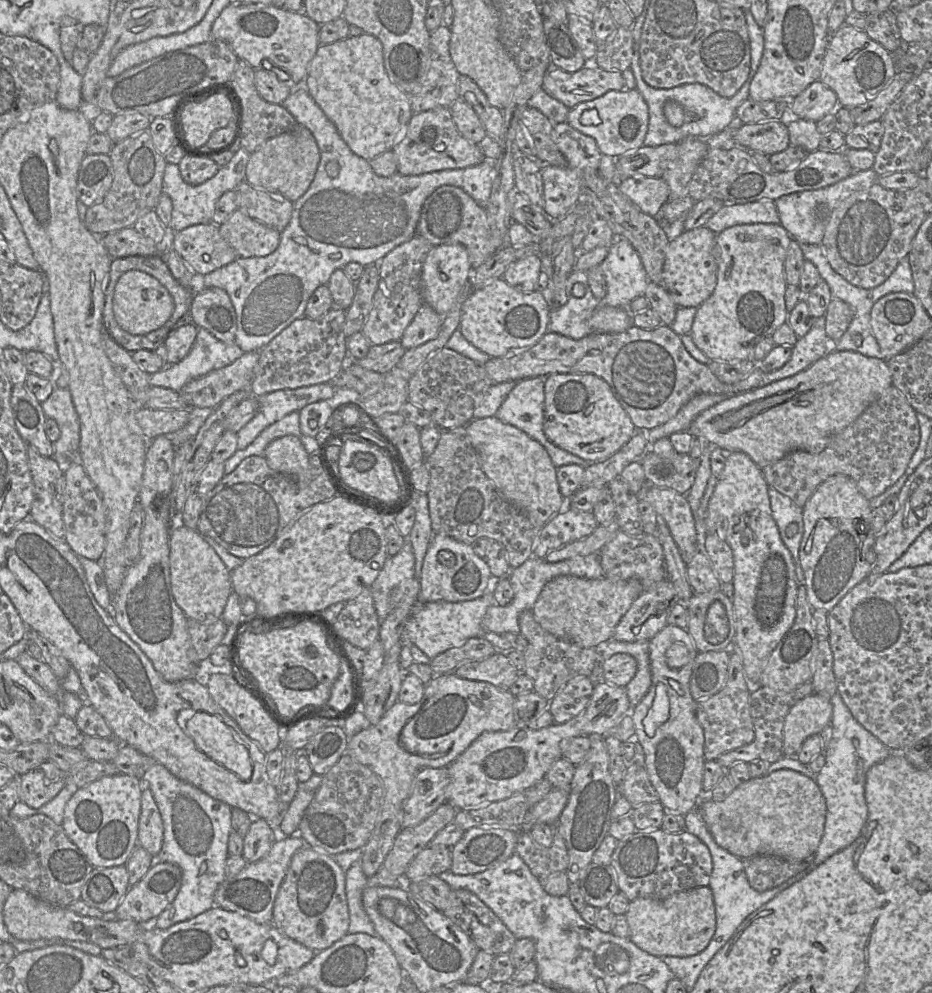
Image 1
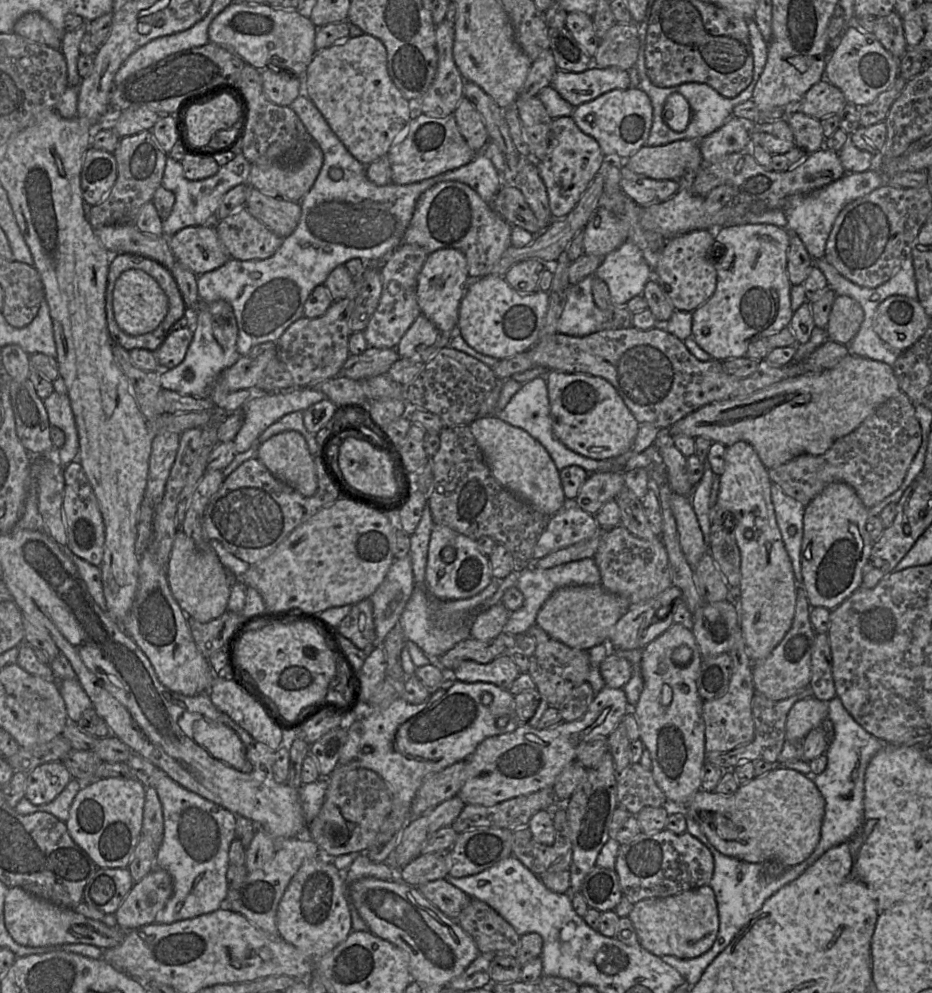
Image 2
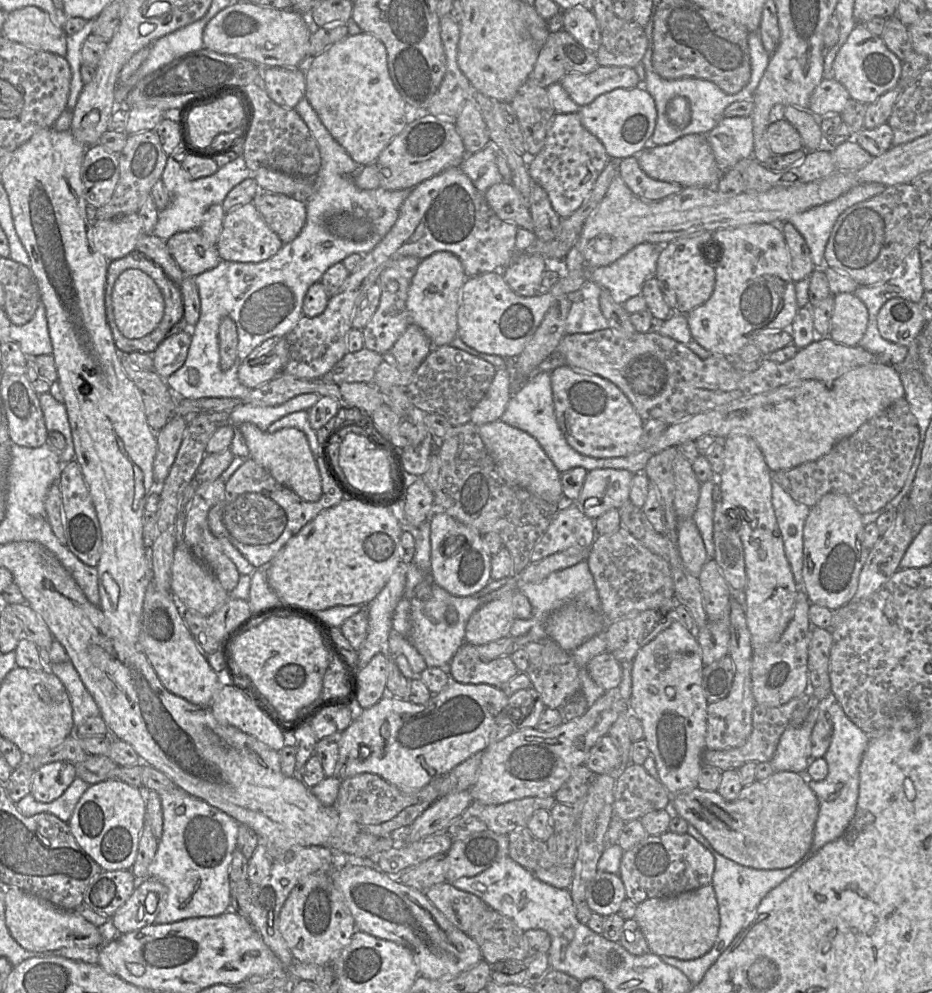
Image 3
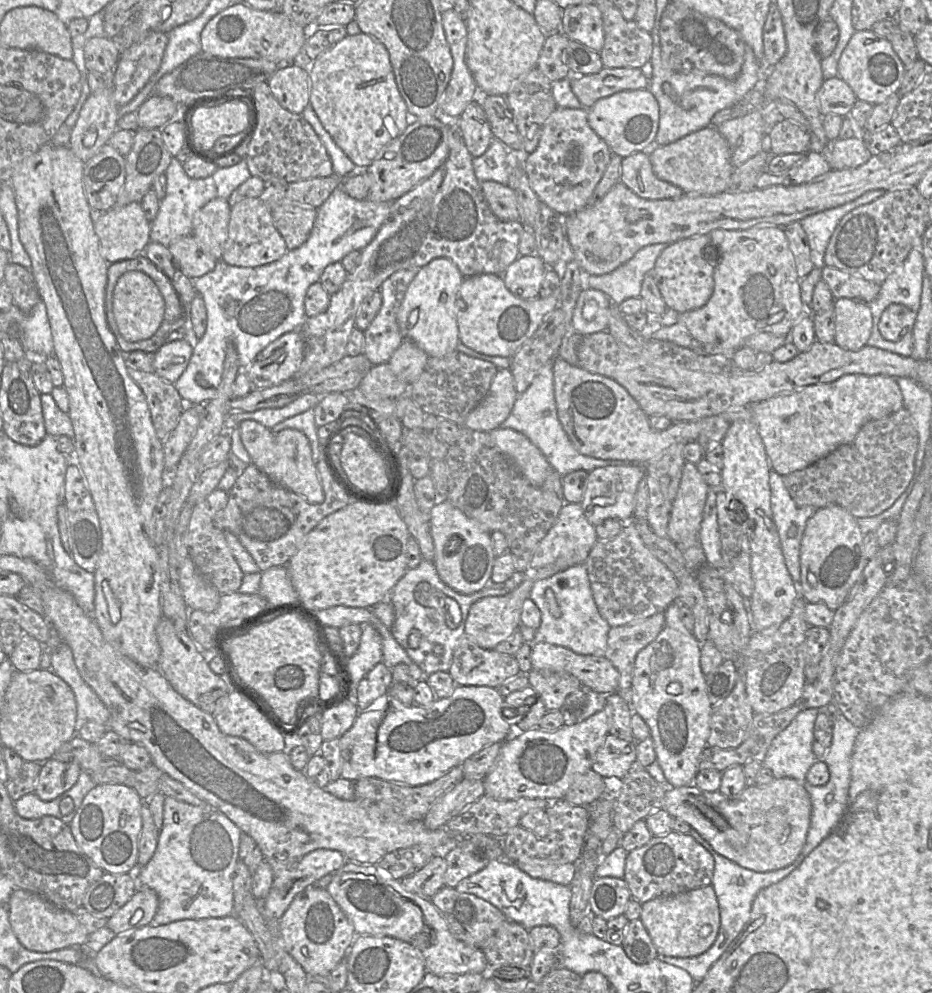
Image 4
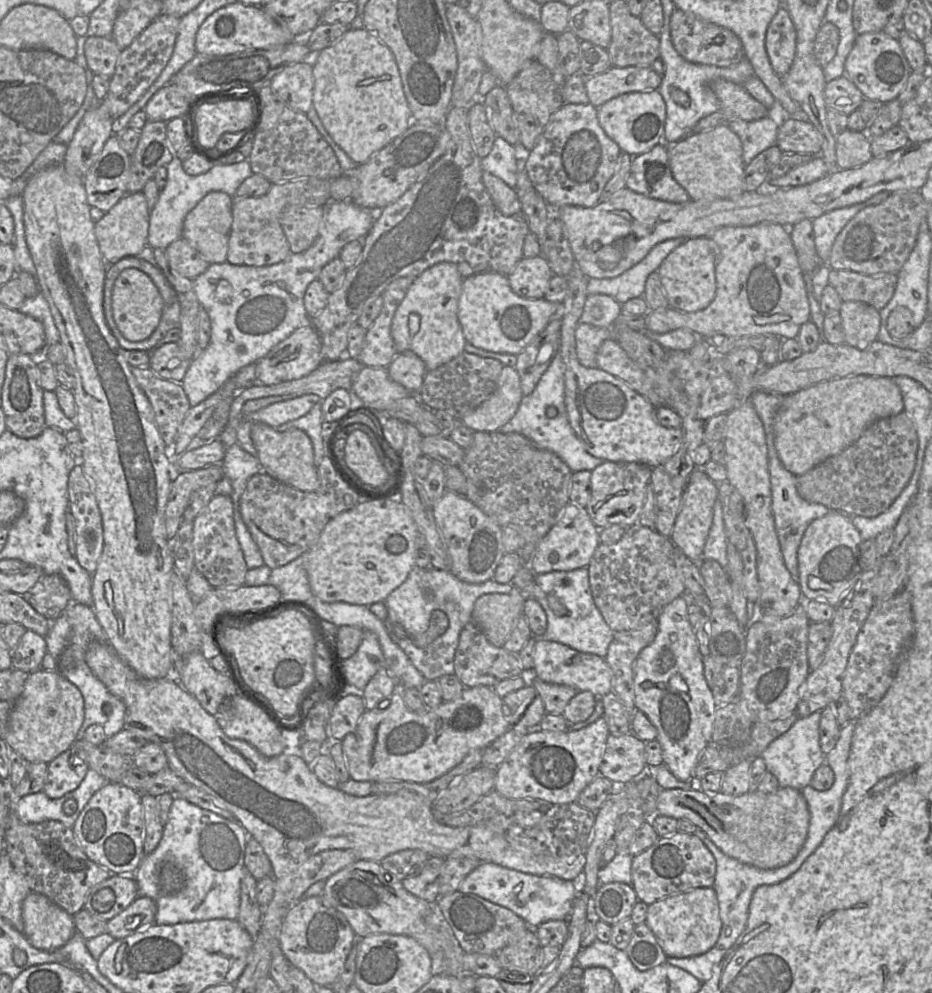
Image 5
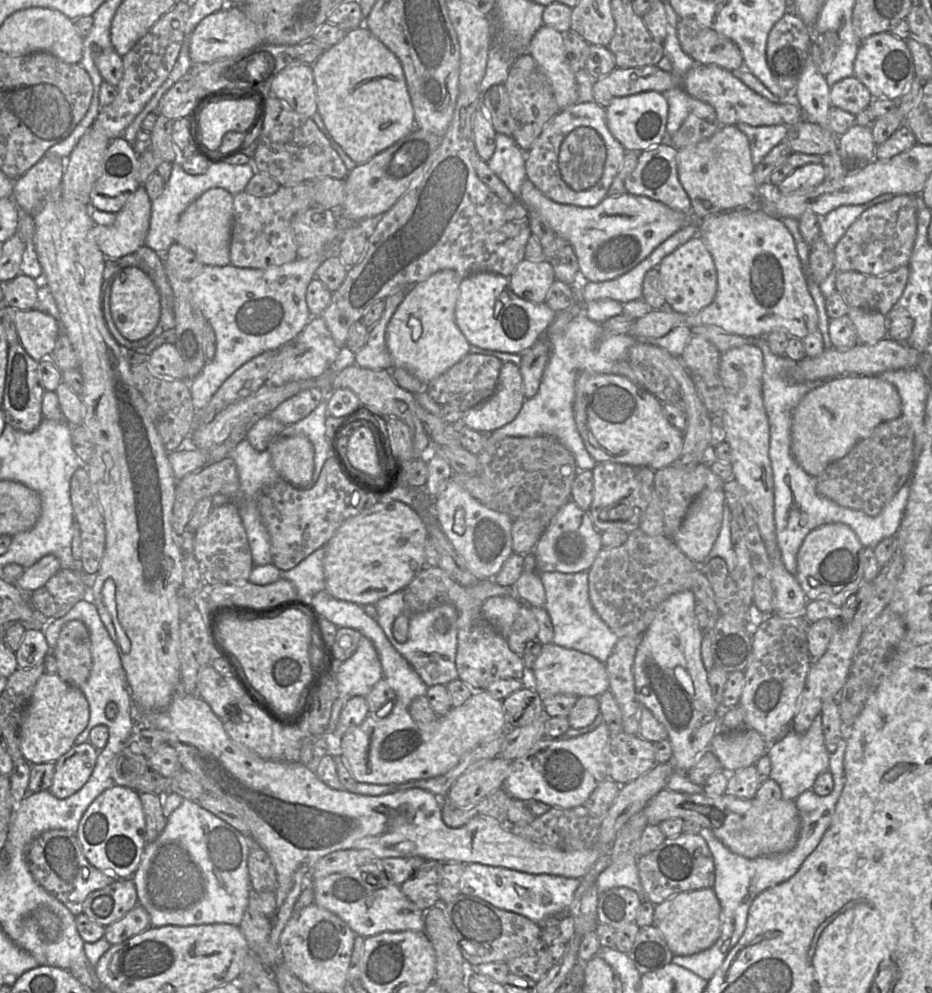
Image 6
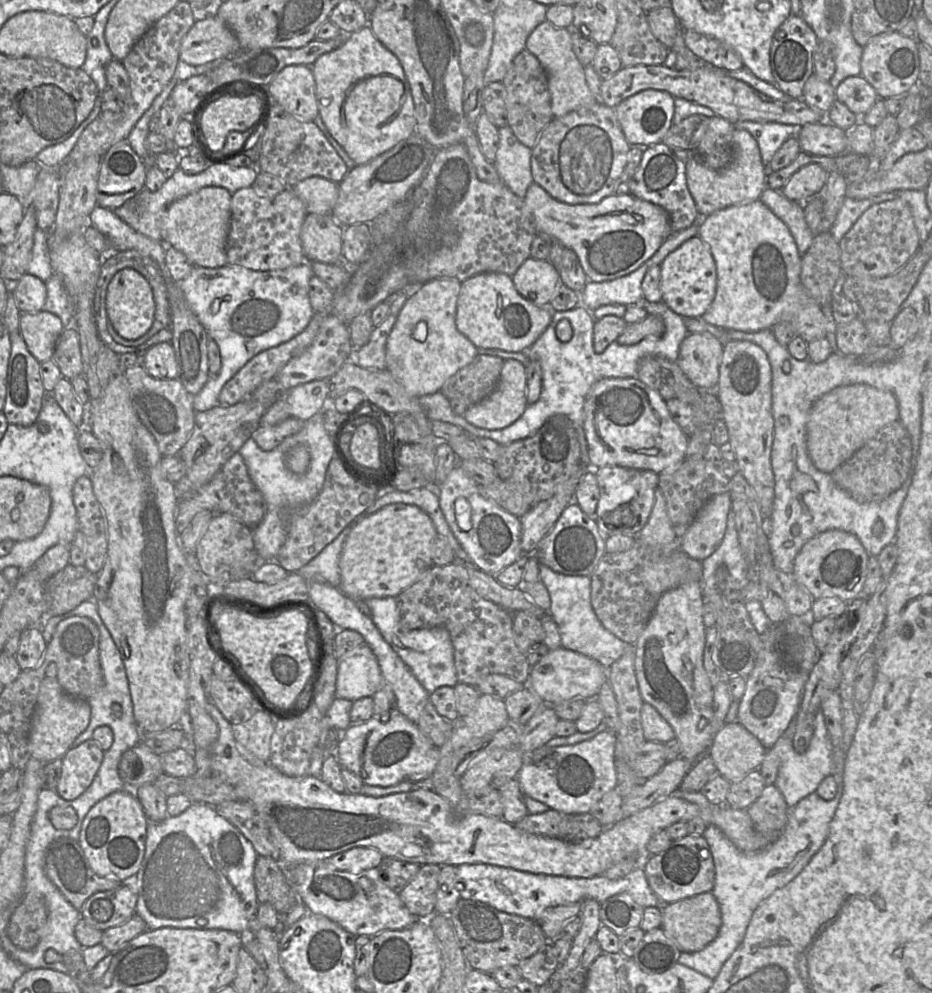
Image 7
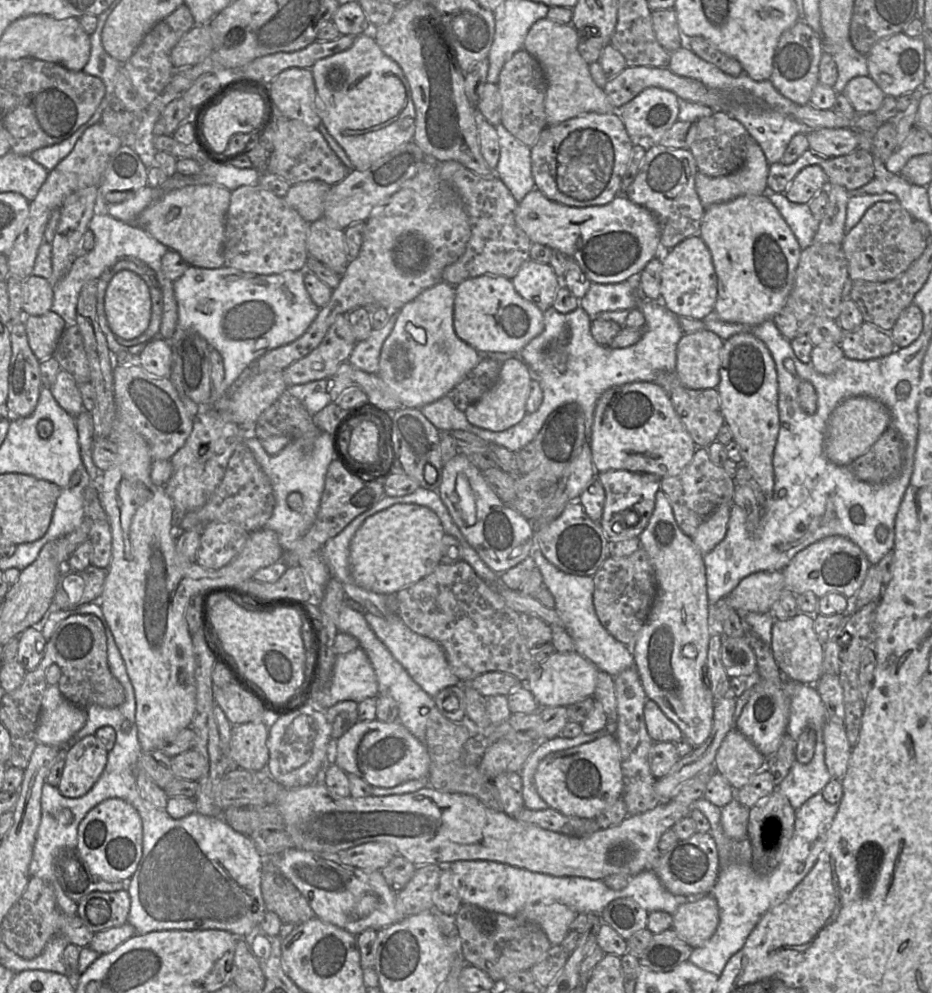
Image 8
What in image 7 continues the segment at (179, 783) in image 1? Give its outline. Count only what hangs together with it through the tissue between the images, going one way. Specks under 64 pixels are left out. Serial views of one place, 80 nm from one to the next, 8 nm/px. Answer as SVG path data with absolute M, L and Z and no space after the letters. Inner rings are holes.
M193 802L185 811L183 811L181 814L177 816L167 816L165 819L159 822L154 821L148 821L147 824L147 831L146 831L146 842L145 842L145 852L144 857L140 866L140 869L138 870L137 874L134 876L134 878L129 882L123 882L123 883L129 883L136 889L137 892L137 904L136 904L136 911L135 913L139 915L146 923L147 929L155 930L163 927L174 927L174 928L193 928L193 929L223 929L223 930L230 930L233 932L236 932L240 934L252 921L252 919L257 918L257 910L259 906L259 901L257 898L257 892L256 892L256 886L254 882L254 867L257 860L258 854L255 851L253 845L251 842L240 832L240 830L231 824L228 820L226 820L224 817L219 815L215 808L206 804L206 803L196 803Z

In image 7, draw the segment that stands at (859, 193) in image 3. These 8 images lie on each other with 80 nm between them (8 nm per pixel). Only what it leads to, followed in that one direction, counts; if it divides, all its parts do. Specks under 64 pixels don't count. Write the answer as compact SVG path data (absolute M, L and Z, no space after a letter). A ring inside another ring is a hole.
M891 192L881 193L862 200L846 197L834 222L828 229L829 233L834 240L839 242L870 206L876 203L893 200L896 197L895 193Z

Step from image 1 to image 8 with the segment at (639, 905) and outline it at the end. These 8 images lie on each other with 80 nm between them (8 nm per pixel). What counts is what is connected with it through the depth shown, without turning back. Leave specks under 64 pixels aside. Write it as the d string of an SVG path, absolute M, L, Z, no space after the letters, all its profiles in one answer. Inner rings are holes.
M712 894L680 905L672 914L672 929L692 948L709 940L719 924L719 908Z

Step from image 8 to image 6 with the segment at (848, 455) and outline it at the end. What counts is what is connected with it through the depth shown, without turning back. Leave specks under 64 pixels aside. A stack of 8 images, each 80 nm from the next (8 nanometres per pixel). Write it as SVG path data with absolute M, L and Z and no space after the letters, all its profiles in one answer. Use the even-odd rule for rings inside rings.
M849 375L826 380L808 392L792 412L791 451L800 467L810 476L820 475L826 467L843 458L881 423L901 416L901 398L897 389L878 376Z

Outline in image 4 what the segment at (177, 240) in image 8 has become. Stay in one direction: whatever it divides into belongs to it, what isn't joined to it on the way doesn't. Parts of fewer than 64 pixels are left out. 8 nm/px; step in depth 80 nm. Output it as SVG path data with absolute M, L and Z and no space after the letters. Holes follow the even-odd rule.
M215 198L203 206L193 218L192 236L204 252L216 261L222 260L228 236L231 206L228 200Z

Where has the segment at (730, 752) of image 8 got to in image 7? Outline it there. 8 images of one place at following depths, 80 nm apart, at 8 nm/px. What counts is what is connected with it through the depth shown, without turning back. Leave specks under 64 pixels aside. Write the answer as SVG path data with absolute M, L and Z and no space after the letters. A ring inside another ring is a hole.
M739 722L725 723L714 735L707 753L712 757L717 771L730 783L742 781L750 772L759 770L768 750Z

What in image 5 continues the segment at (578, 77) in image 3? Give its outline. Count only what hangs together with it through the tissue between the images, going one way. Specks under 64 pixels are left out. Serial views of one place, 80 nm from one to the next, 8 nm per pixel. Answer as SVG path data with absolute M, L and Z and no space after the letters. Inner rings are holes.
M614 67L605 72L586 77L585 89L589 103L598 108L610 99L630 92L657 90L662 75L651 67Z

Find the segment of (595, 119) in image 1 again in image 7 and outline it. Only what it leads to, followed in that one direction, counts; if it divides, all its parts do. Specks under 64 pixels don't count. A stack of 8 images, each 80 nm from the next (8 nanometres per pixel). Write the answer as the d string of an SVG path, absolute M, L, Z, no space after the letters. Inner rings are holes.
M640 91L614 107L622 133L631 146L661 142L672 125L674 97L666 91Z

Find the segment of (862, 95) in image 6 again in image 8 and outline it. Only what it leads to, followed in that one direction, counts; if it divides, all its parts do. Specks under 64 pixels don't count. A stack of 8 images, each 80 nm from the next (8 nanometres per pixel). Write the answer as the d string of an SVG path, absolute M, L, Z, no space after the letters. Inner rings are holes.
M870 76L851 79L841 93L850 101L857 113L874 113L886 96Z

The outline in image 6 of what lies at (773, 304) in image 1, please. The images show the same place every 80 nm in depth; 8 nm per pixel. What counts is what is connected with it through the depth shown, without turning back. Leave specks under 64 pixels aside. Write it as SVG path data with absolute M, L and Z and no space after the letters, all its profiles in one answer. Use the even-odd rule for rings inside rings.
M756 206L739 207L700 219L698 235L716 267L717 291L713 301L701 311L690 315L677 313L670 308L651 309L645 316L636 319L628 335L661 338L680 325L715 325L730 334L747 338L766 337L775 330L784 330L790 337L802 340L818 330L818 312L807 288L806 269L799 260L793 237L781 218L769 215Z

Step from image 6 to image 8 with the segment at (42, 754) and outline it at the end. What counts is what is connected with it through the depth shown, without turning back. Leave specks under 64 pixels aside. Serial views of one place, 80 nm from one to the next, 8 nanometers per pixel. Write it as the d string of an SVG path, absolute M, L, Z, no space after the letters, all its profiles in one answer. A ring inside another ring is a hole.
M47 685L43 697L41 711L36 729L38 744L66 748L69 741L86 723L86 708L79 707L69 702L60 692L57 685Z

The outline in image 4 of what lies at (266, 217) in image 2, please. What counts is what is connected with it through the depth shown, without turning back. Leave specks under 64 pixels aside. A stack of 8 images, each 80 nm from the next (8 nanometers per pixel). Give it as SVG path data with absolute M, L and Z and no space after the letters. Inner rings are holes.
M296 202L278 203L272 209L274 225L283 237L288 250L297 249L307 241L316 216L316 208Z

